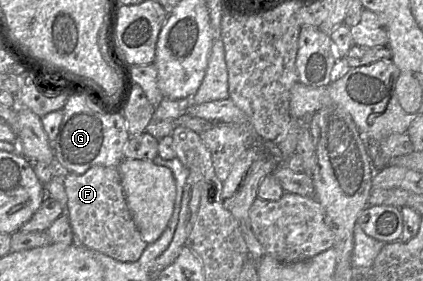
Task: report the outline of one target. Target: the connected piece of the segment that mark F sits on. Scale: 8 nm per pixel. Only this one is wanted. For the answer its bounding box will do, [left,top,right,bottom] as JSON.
[65,166,147,262]

